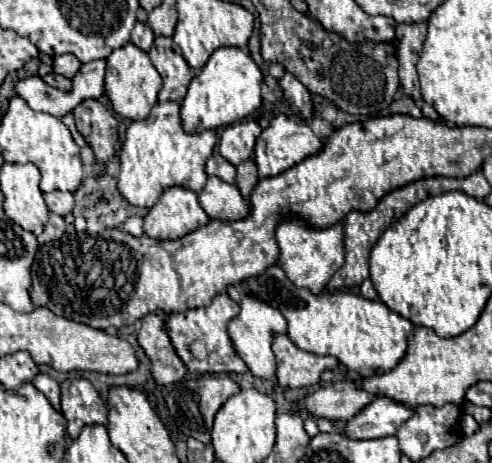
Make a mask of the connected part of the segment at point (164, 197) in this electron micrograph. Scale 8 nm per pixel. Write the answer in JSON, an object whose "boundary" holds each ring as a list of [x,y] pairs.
{"boundary":[[[169,186],[143,218],[143,230],[151,238],[181,238],[209,222],[197,194],[181,186]]]}

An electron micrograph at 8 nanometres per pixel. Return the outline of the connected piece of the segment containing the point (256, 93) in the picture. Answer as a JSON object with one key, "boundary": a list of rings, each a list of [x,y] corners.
{"boundary":[[[237,46],[217,48],[201,72],[191,80],[187,96],[181,104],[181,122],[187,132],[201,132],[205,128],[229,126],[261,106],[263,74],[249,52]]]}

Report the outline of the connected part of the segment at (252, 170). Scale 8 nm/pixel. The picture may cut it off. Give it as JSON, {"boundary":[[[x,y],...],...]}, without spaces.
{"boundary":[[[253,158],[245,160],[241,166],[237,166],[237,186],[245,198],[251,196],[257,182],[259,182],[259,174],[257,174],[257,166],[255,166]]]}

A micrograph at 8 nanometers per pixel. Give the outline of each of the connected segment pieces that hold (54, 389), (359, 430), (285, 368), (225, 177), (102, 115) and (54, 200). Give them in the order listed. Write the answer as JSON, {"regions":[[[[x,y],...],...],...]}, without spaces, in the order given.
{"regions":[[[[43,372],[35,374],[35,378],[33,378],[31,382],[33,382],[33,386],[35,386],[39,392],[45,394],[45,398],[51,402],[51,406],[59,412],[59,410],[61,410],[61,406],[59,406],[59,382],[53,380],[51,376],[43,374]]],[[[375,398],[359,414],[347,420],[343,434],[351,440],[391,436],[409,418],[409,414],[413,414],[409,406],[397,406],[397,402],[389,402],[389,398]]],[[[285,334],[273,340],[273,354],[277,358],[277,380],[283,388],[303,388],[317,384],[323,370],[337,366],[337,358],[303,352]]],[[[213,154],[213,156],[207,160],[207,164],[205,164],[205,174],[207,174],[207,176],[217,176],[217,178],[221,178],[223,182],[229,182],[229,184],[235,182],[235,168],[233,168],[225,158],[221,158],[219,154]]],[[[87,98],[73,110],[75,126],[85,142],[93,148],[95,160],[107,166],[117,154],[119,122],[115,114],[99,100]]],[[[53,190],[49,194],[45,194],[45,204],[51,212],[59,214],[59,216],[65,216],[73,210],[73,194],[71,192],[59,192],[59,190]]]]}

